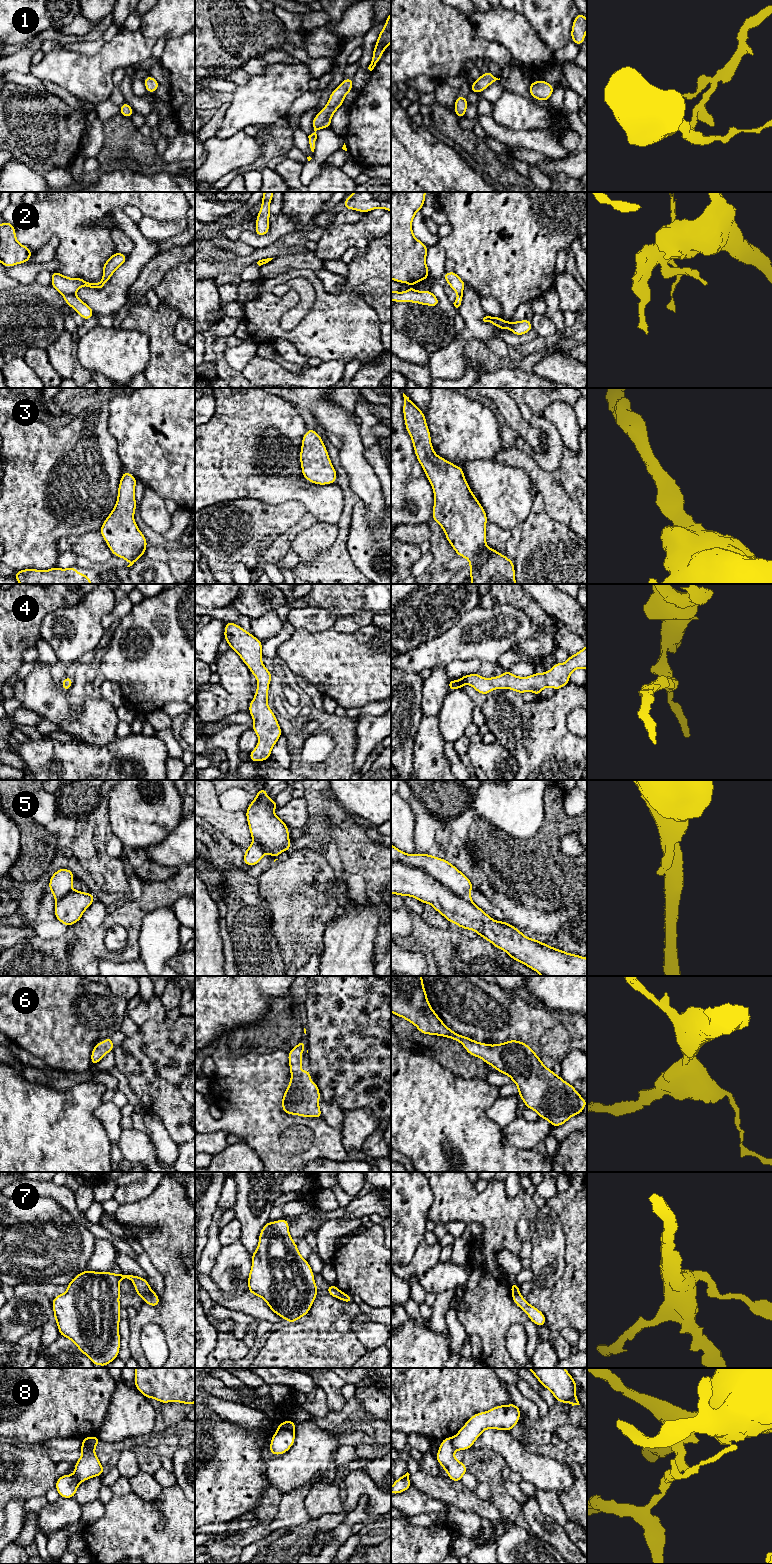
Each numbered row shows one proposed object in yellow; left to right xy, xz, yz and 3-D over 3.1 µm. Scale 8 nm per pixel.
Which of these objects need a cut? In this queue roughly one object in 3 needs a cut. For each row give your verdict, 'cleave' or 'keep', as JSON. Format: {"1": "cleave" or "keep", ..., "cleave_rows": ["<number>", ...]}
{"1": "keep", "2": "cleave", "3": "keep", "4": "keep", "5": "cleave", "6": "keep", "7": "cleave", "8": "cleave", "cleave_rows": ["2", "5", "7", "8"]}

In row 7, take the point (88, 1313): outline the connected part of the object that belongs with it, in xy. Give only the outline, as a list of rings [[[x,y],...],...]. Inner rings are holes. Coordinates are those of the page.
[[[85,1270],[74,1277],[67,1285],[67,1291],[52,1300],[54,1319],[60,1336],[70,1339],[92,1363],[107,1366],[118,1358],[120,1350],[120,1286],[121,1279],[130,1279],[134,1283],[135,1293],[143,1296],[151,1291],[147,1279],[133,1274],[114,1274]]]

